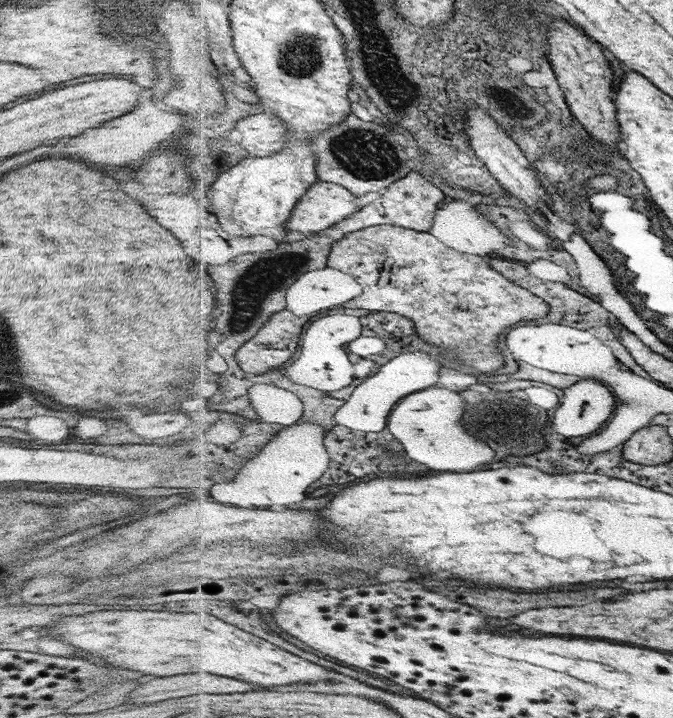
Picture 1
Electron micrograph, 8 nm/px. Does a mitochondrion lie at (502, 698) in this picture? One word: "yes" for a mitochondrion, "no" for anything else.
no

